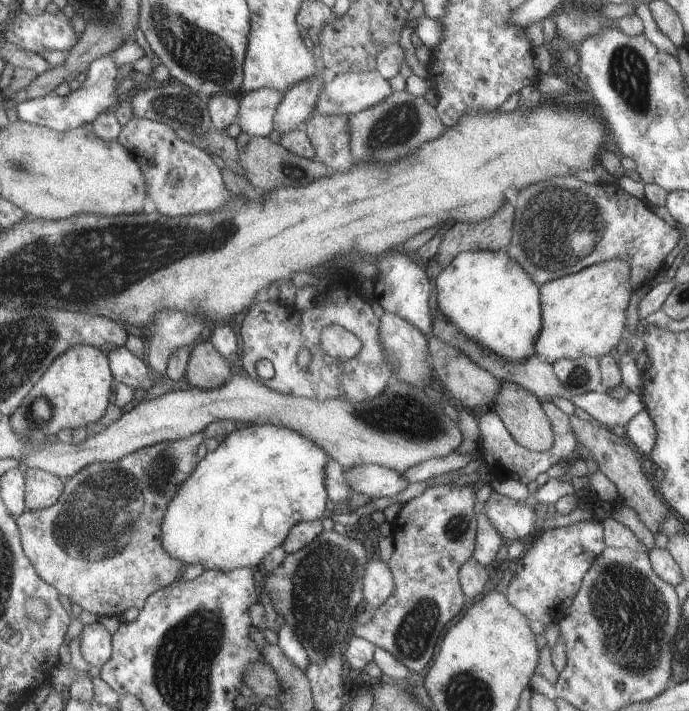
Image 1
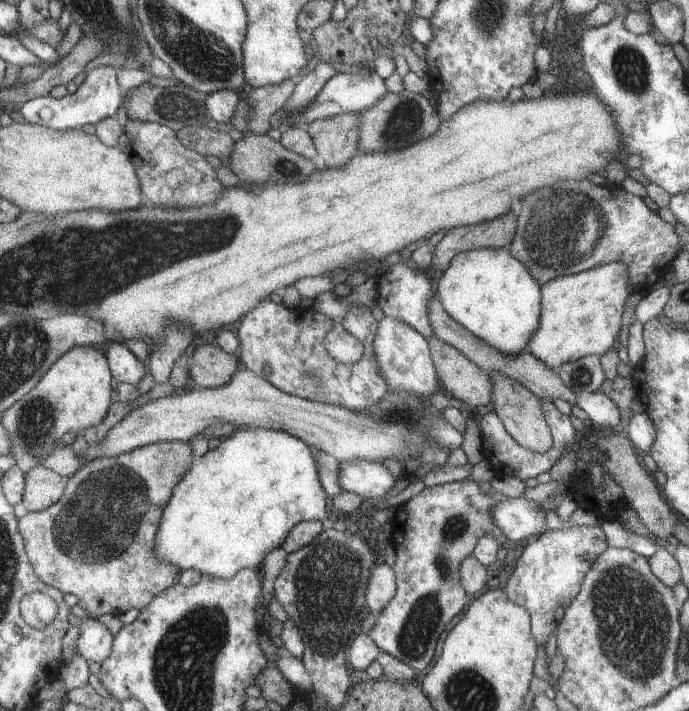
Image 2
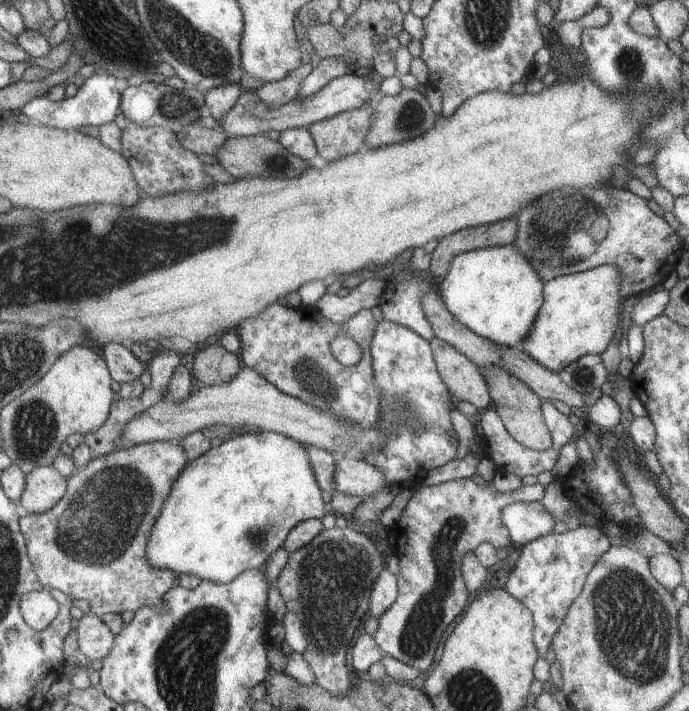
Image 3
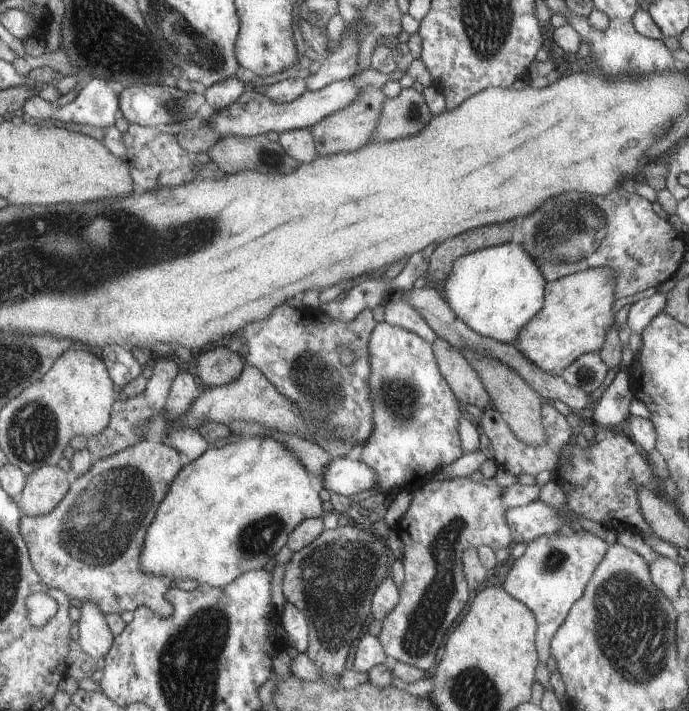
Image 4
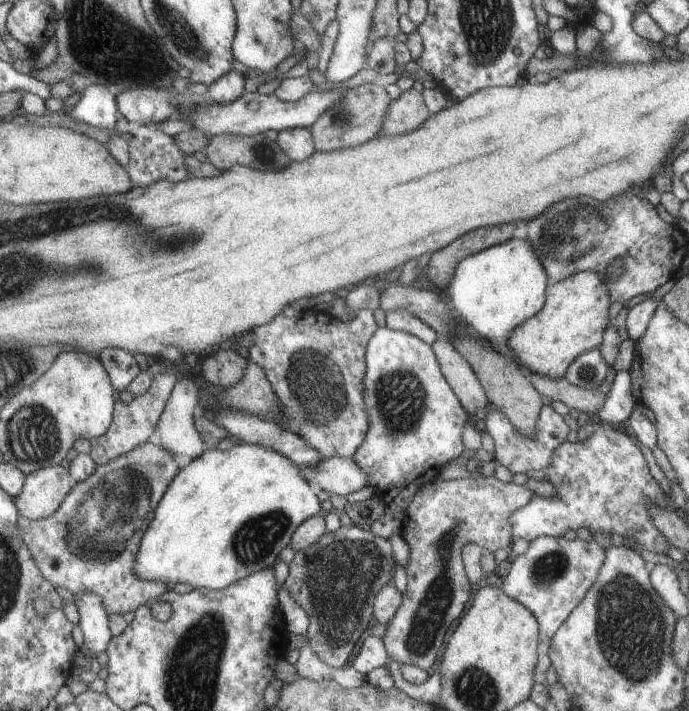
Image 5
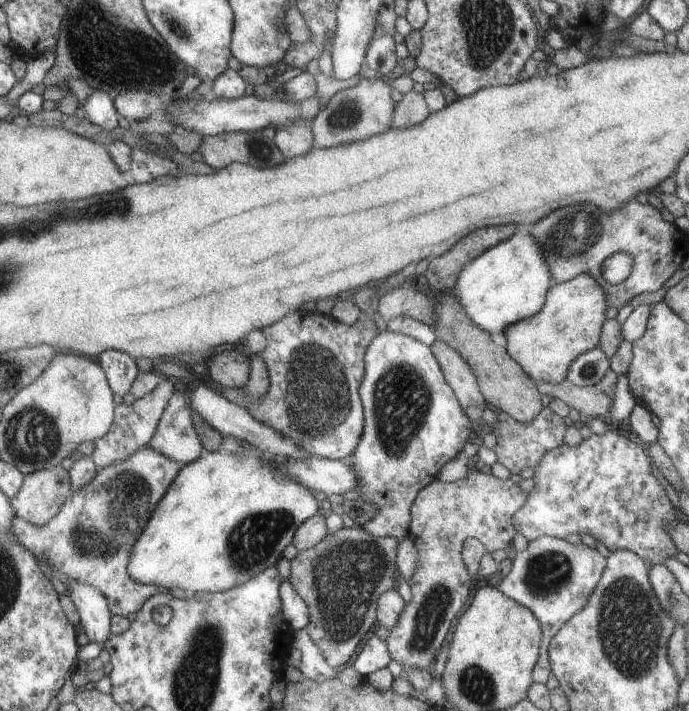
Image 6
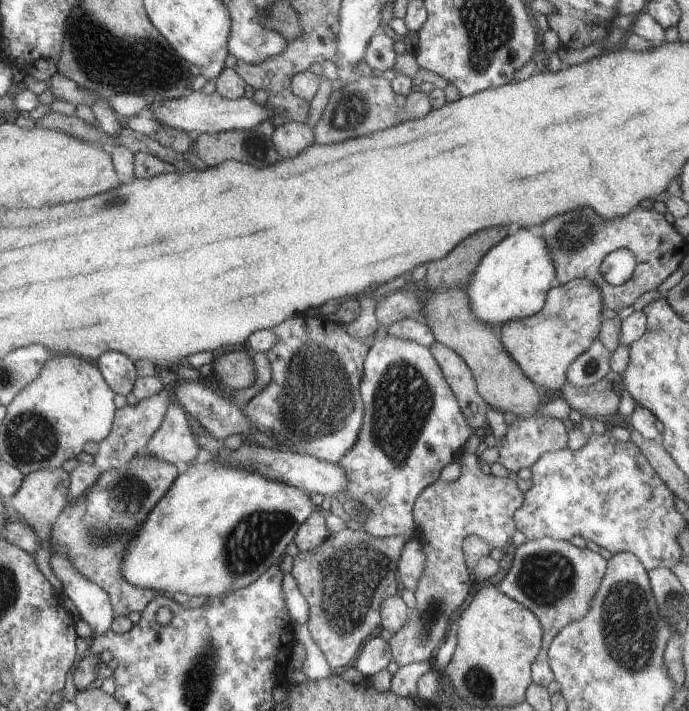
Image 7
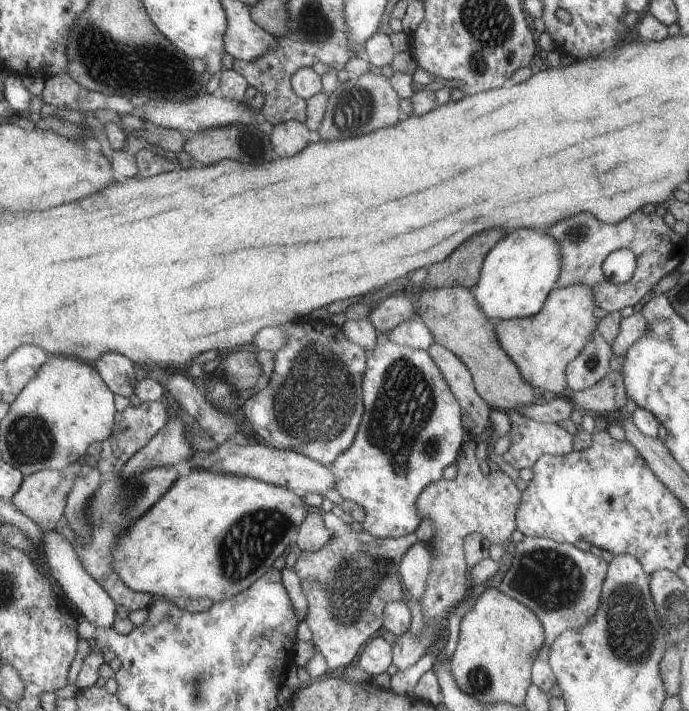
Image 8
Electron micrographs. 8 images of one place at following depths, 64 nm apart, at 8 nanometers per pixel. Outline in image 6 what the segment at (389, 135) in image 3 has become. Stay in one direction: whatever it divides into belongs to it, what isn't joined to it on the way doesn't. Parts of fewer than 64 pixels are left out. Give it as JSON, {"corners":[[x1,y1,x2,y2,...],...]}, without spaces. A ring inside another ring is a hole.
{"corners":[[410,91,403,94,402,100,395,106,394,129,403,129,419,122,425,121,430,116,430,109,423,93]]}

